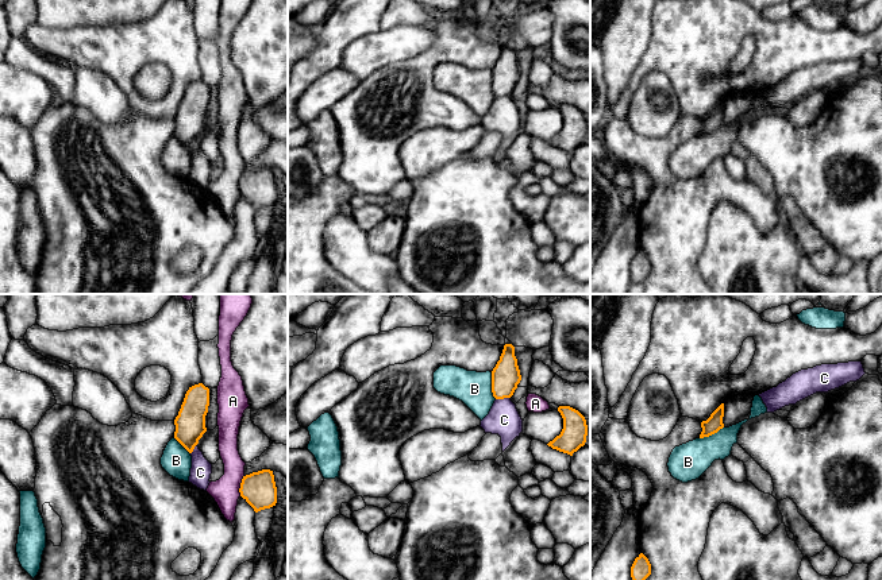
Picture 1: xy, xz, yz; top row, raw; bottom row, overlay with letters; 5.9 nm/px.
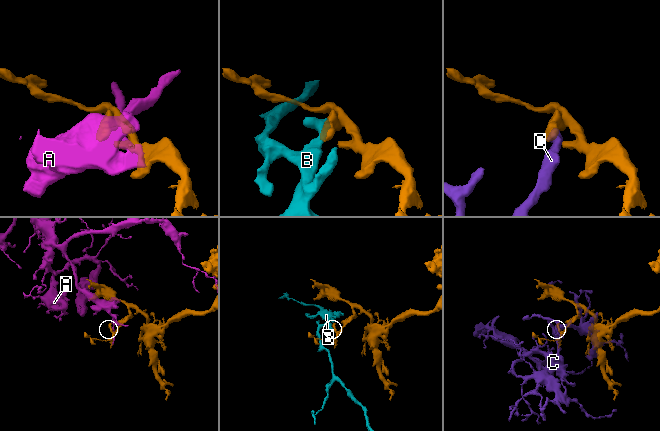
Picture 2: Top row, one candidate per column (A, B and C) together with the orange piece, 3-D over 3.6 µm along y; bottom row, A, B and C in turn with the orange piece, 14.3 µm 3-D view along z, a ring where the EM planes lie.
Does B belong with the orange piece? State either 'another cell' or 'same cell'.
another cell

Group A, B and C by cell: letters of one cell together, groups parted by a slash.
A / B / C

